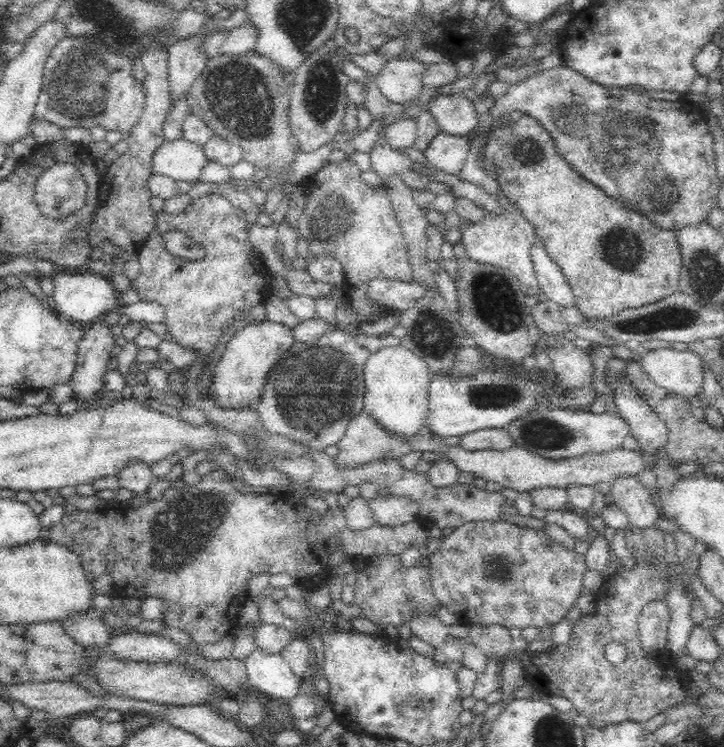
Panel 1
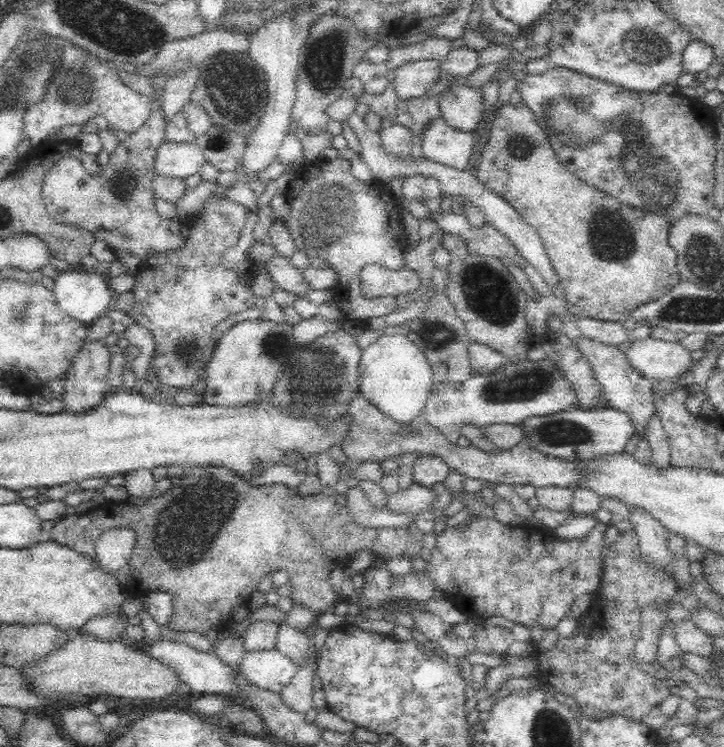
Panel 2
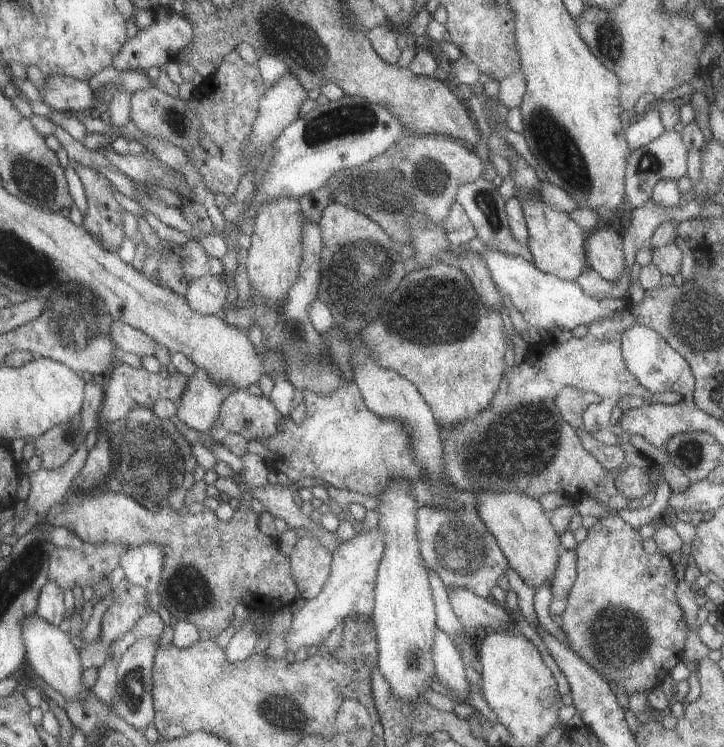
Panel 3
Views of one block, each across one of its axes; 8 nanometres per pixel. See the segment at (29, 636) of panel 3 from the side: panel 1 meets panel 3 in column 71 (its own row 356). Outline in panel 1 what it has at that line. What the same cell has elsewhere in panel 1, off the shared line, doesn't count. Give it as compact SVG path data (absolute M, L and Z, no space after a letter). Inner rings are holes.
M670 348L641 350L638 365L656 385L683 396L687 401L698 397L703 387L703 360L692 351Z

